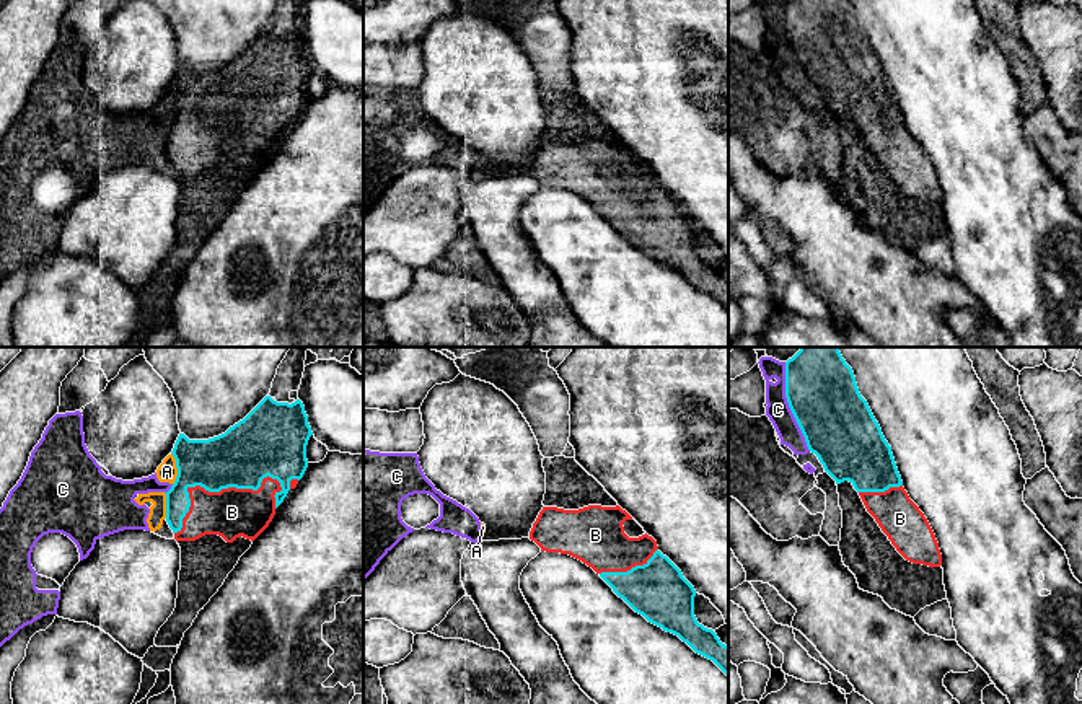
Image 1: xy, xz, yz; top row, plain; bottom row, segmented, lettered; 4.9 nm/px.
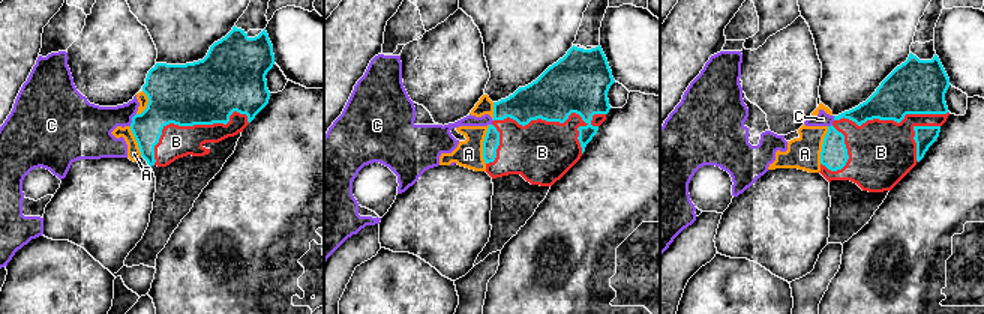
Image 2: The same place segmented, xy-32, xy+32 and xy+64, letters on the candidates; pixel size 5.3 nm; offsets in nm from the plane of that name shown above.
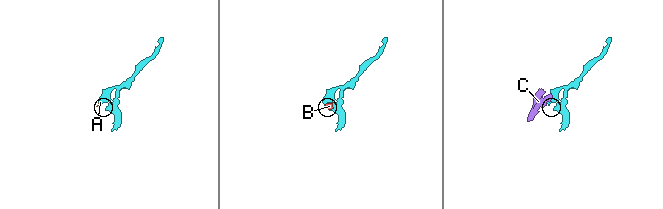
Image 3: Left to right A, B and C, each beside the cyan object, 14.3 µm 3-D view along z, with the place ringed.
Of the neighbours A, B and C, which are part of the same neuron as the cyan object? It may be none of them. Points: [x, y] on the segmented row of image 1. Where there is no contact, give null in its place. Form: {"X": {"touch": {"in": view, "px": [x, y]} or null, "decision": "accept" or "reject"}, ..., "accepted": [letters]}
{"A": {"touch": {"in": "xy", "px": [178, 470]}, "decision": "reject"}, "B": {"touch": {"in": "xy", "px": [214, 491]}, "decision": "accept"}, "C": {"touch": {"in": "yz", "px": [789, 406]}, "decision": "reject"}, "accepted": ["B"]}

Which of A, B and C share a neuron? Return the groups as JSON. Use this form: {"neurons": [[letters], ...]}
{"neurons": [["A", "C"], ["B"]]}

